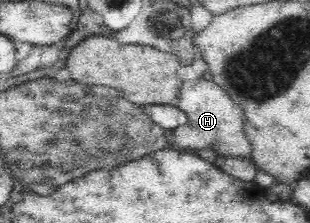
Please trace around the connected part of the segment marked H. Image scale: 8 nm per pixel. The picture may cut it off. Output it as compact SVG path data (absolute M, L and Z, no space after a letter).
M203 77L184 80L174 105L187 115L187 124L175 128L173 146L180 151L187 148L208 149L217 157L252 160L252 146L247 140L244 124L246 112L215 82Z

